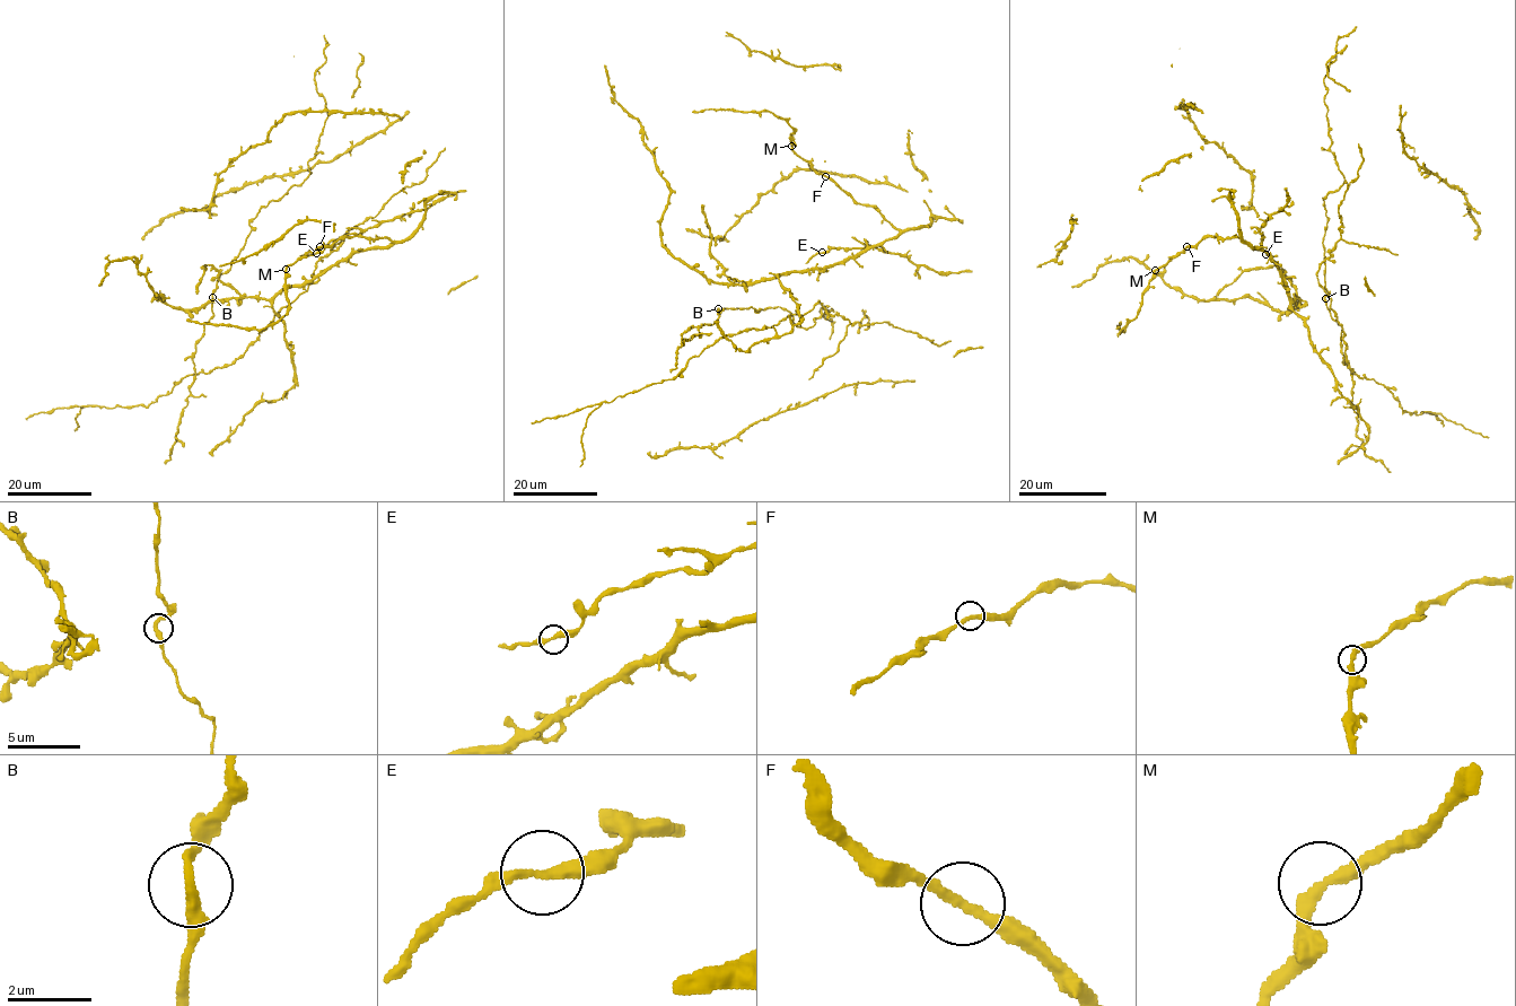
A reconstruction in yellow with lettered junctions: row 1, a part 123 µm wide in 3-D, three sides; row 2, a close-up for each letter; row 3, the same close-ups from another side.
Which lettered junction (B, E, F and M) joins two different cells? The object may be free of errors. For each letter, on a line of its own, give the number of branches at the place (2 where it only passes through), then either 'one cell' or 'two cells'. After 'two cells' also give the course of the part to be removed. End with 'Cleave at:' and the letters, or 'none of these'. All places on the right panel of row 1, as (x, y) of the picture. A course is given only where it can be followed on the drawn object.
B: 2 branches meet; one cell
E: 2 branches meet; one cell
F: 2 branches meet; one cell
M: 2 branches meet; one cell
Cleave at: none of these

